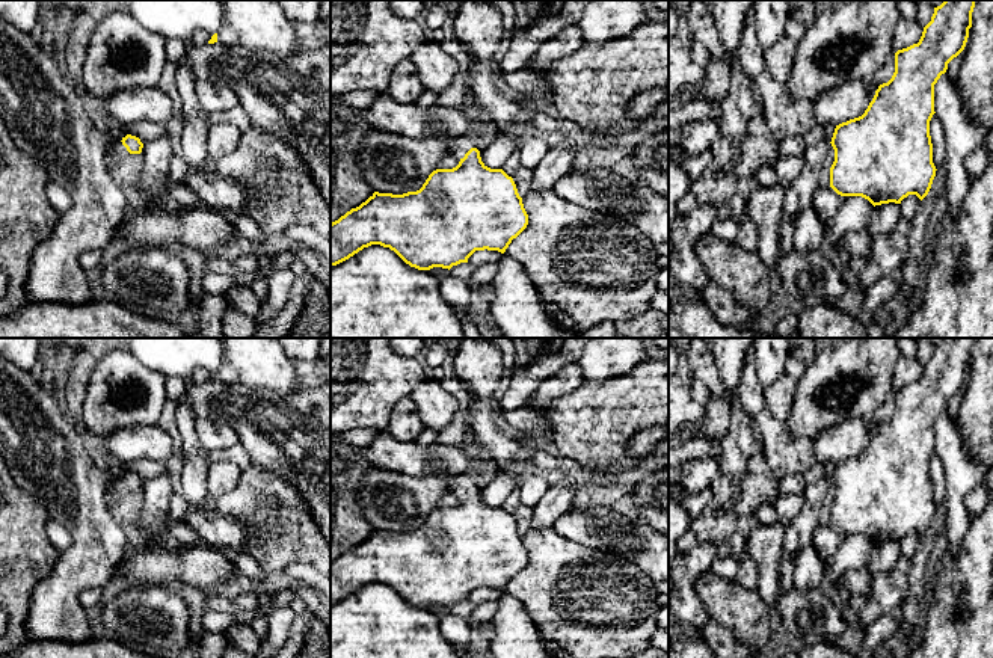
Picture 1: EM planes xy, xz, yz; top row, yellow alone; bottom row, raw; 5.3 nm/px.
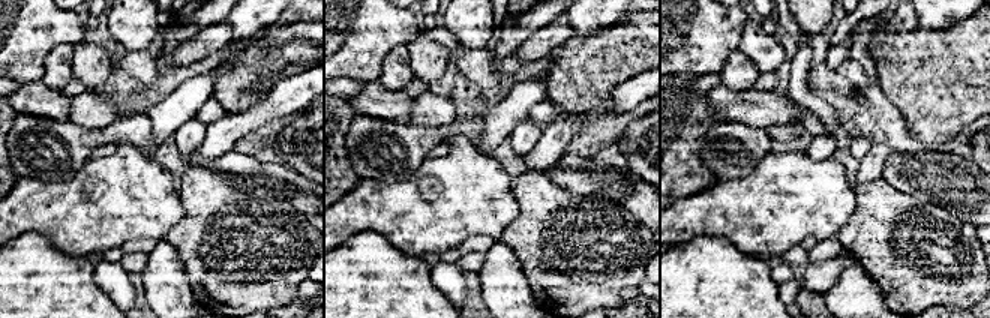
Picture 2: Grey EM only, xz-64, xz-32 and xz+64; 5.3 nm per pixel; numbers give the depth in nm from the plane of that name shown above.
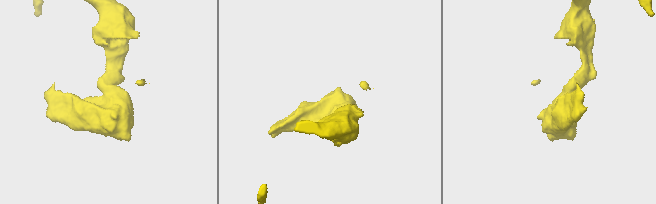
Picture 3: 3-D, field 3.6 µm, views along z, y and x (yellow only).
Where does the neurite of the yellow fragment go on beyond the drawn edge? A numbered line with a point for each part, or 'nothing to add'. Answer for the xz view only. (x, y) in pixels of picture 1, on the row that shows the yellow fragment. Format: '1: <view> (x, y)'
1: xz (459, 147)

